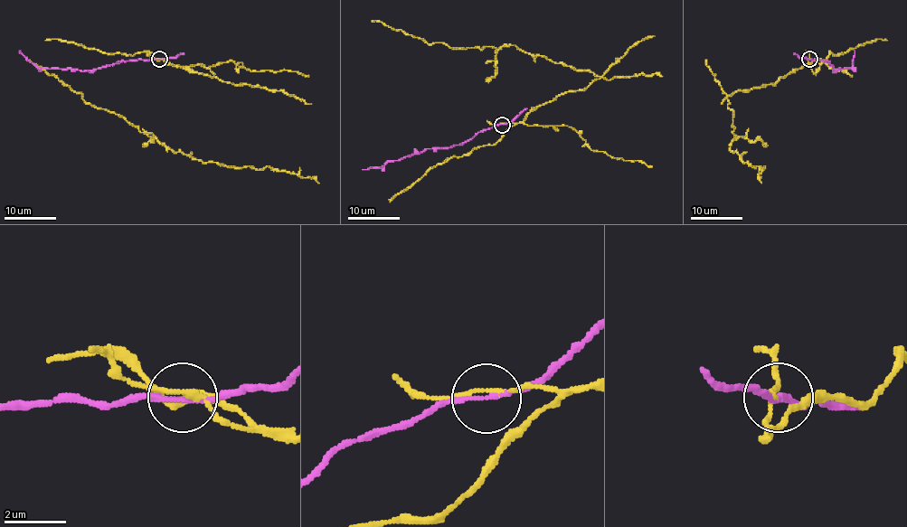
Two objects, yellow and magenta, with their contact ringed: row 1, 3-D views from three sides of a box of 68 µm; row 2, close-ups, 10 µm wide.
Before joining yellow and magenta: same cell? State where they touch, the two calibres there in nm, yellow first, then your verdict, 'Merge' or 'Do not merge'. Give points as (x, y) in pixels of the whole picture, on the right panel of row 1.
Place: (809, 59). Thickness 160 nm (yellow) against 130 nm. Do not merge

